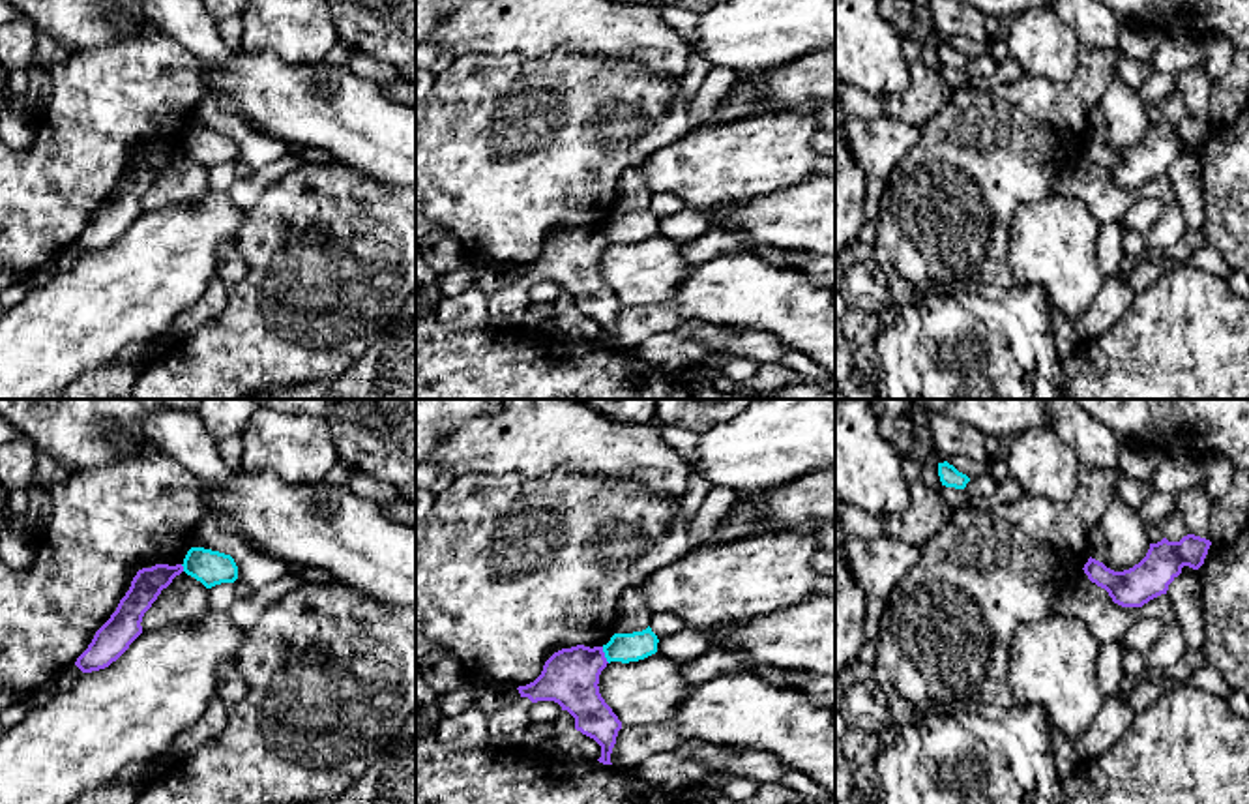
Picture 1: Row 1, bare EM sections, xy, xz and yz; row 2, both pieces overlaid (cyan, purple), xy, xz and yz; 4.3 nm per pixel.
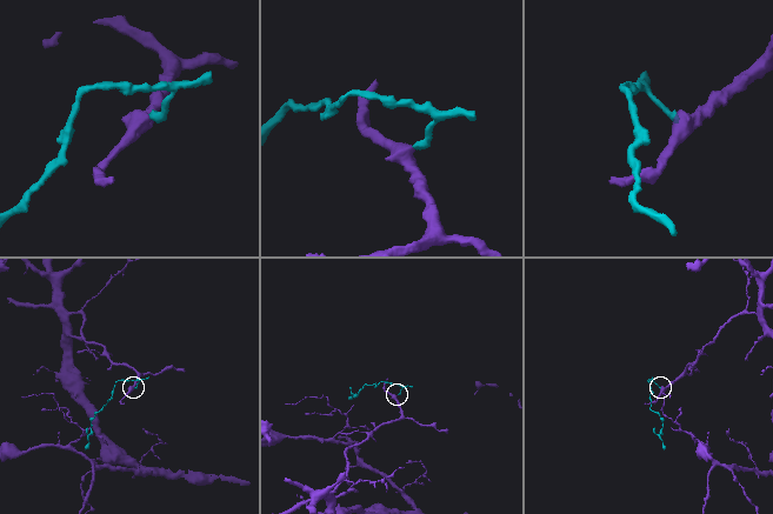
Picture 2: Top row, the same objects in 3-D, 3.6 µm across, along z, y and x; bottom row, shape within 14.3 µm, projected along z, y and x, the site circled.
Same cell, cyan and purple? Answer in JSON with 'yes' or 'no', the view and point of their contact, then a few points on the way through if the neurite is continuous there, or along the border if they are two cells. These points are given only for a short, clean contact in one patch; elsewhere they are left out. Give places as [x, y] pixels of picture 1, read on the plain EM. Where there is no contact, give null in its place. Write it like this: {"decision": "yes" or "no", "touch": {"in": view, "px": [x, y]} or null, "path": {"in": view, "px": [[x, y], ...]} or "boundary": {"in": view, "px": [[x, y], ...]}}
{"decision": "no", "touch": {"in": "xz", "px": [605, 235]}, "boundary": {"in": "xz", "px": [[602, 227], [609, 242]]}}

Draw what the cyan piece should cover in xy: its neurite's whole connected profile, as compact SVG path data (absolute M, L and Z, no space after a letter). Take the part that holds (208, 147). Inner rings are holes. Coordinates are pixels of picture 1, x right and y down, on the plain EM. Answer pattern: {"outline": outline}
{"outline": "M191 127L182 146L187 156L200 161L206 169L238 159L238 146L230 135L204 127Z"}

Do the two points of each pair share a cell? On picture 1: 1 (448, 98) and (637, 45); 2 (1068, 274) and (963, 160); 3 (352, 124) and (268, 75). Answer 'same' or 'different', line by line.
1: different
2: different
3: same

